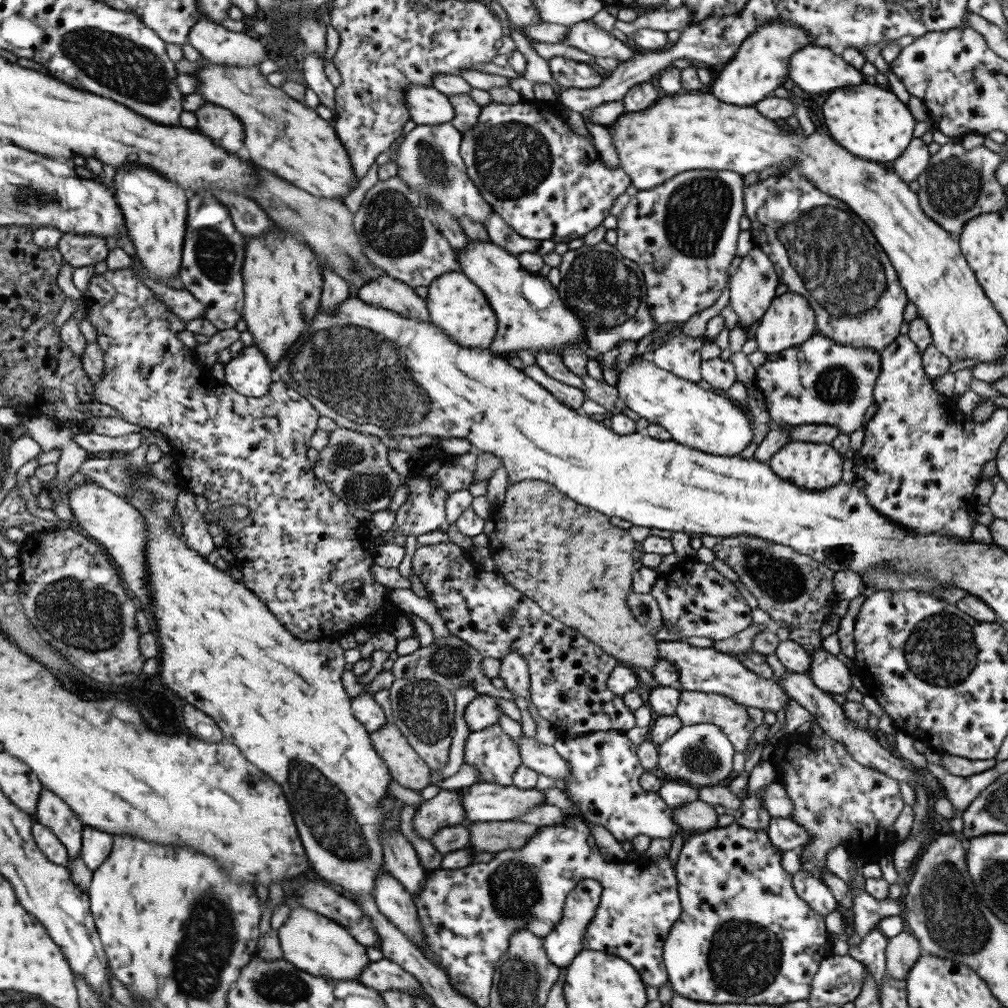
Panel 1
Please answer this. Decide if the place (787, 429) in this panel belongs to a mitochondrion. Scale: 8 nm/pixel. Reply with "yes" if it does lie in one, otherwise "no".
no

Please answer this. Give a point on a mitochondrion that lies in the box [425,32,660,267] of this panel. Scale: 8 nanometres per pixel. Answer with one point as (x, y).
(511, 158)

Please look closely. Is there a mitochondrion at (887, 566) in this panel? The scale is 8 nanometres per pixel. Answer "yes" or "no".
no

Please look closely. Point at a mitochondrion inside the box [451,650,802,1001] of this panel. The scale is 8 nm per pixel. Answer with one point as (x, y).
(739, 961)

